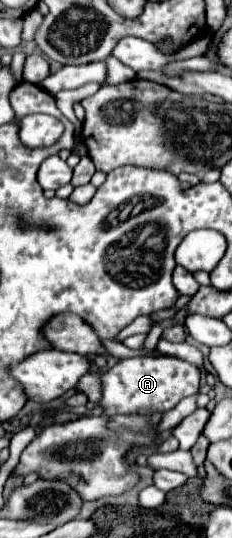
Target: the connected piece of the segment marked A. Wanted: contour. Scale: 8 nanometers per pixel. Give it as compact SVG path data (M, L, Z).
M131 357L117 361L107 373L103 373L103 399L101 407L107 415L113 413L165 413L173 409L183 397L199 391L201 371L199 367L175 359L175 357Z

